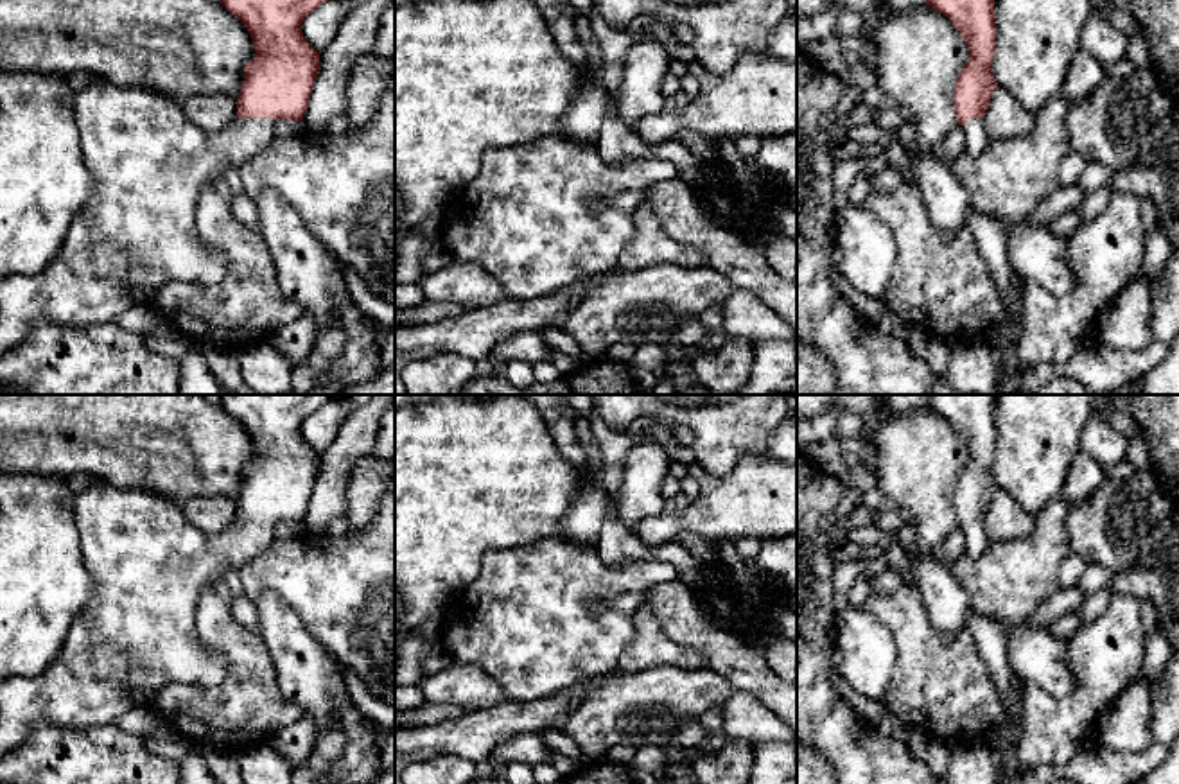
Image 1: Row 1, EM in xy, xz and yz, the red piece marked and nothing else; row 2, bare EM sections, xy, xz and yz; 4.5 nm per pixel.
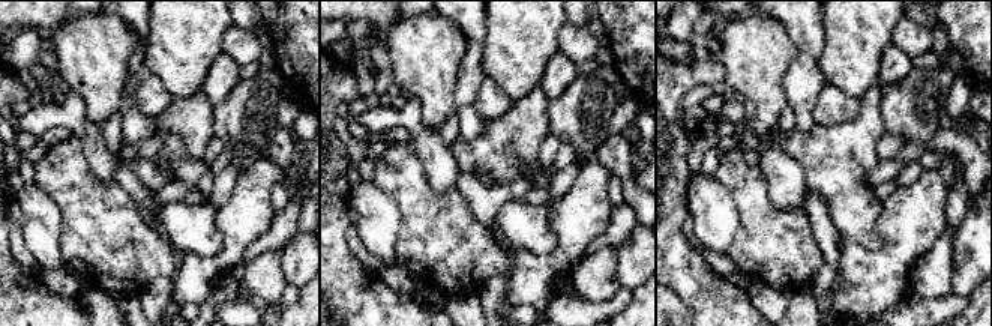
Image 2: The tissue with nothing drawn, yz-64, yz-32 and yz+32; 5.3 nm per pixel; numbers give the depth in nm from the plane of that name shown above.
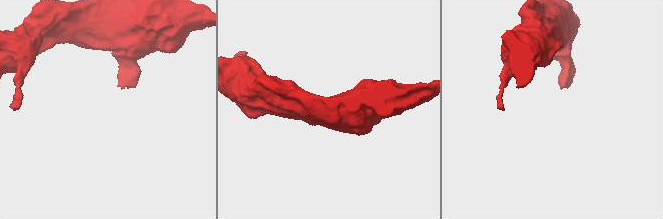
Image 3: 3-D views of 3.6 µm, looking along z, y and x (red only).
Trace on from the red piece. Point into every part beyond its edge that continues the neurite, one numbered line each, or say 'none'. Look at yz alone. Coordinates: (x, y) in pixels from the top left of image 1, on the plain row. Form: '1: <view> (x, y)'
1: yz (977, 542)

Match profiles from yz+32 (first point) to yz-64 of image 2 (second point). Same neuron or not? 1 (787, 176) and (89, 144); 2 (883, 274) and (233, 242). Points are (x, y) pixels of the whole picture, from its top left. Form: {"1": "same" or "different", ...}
{"1": "same", "2": "same"}

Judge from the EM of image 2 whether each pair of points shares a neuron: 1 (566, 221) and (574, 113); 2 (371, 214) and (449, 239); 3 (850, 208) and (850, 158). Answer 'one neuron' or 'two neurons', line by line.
1: two neurons
2: two neurons
3: one neuron

